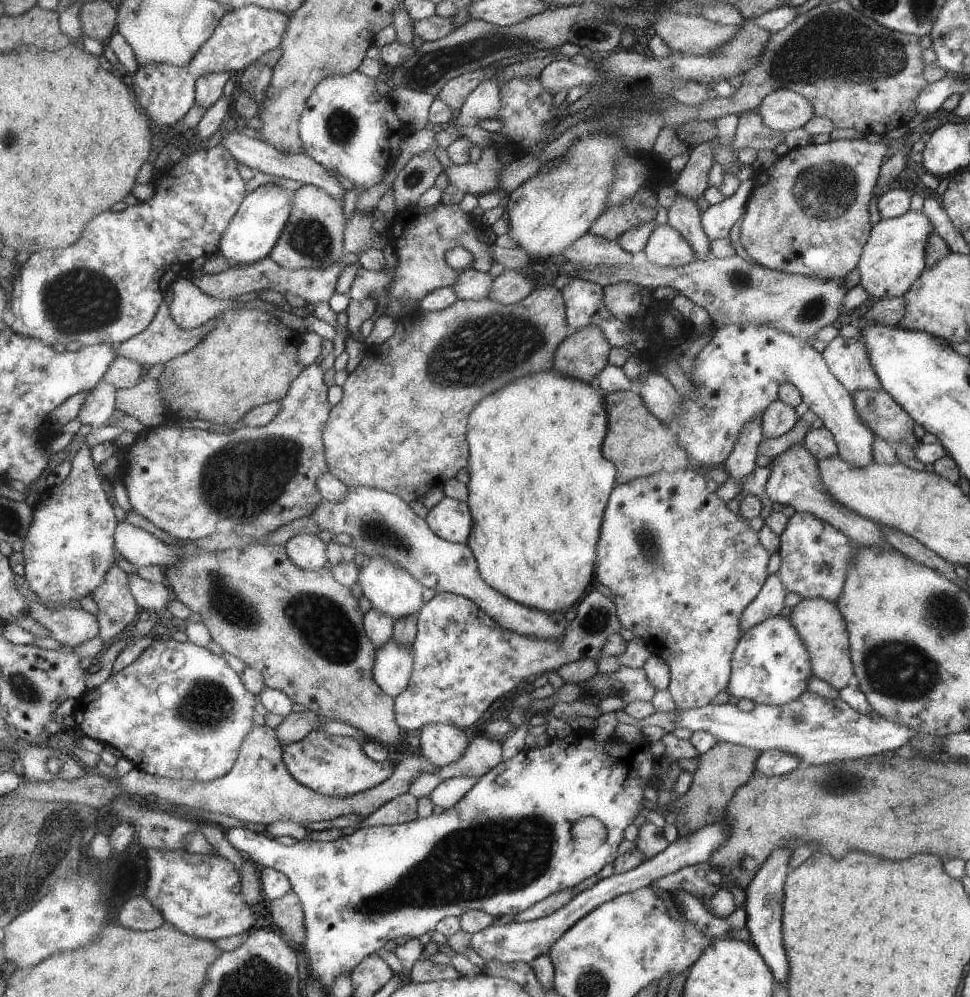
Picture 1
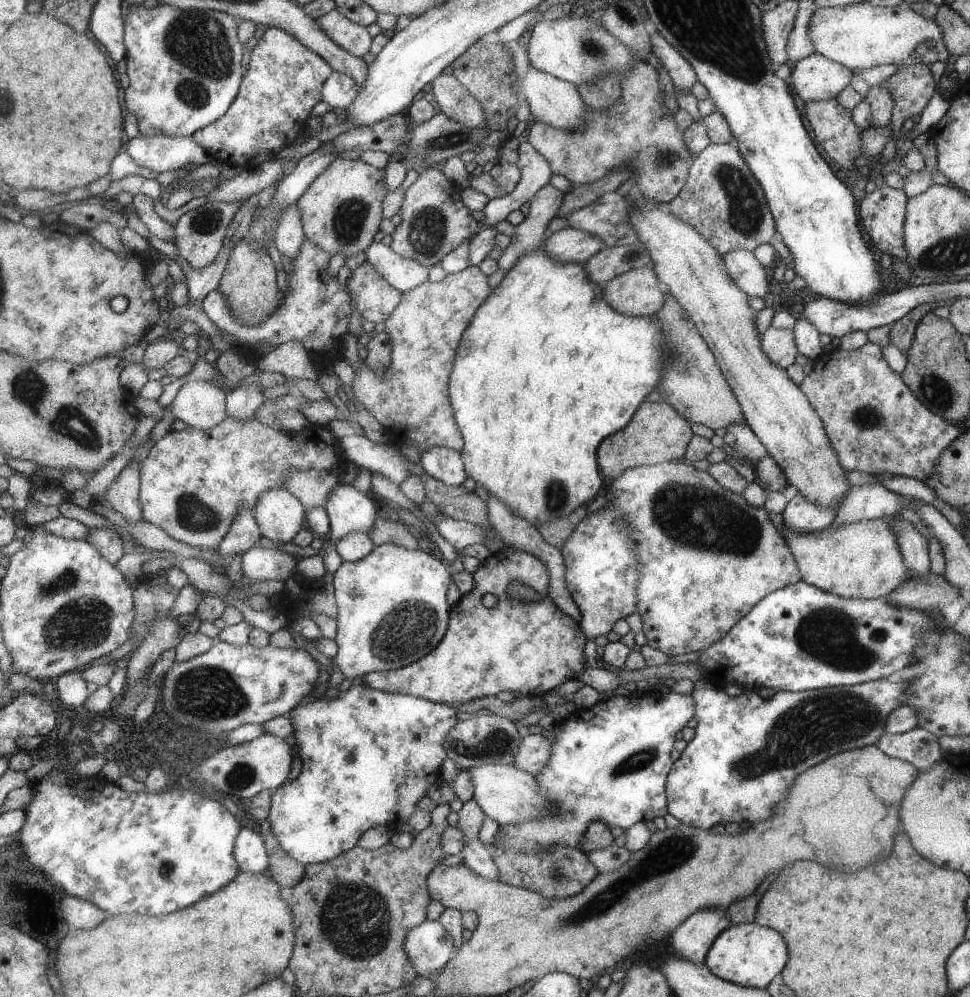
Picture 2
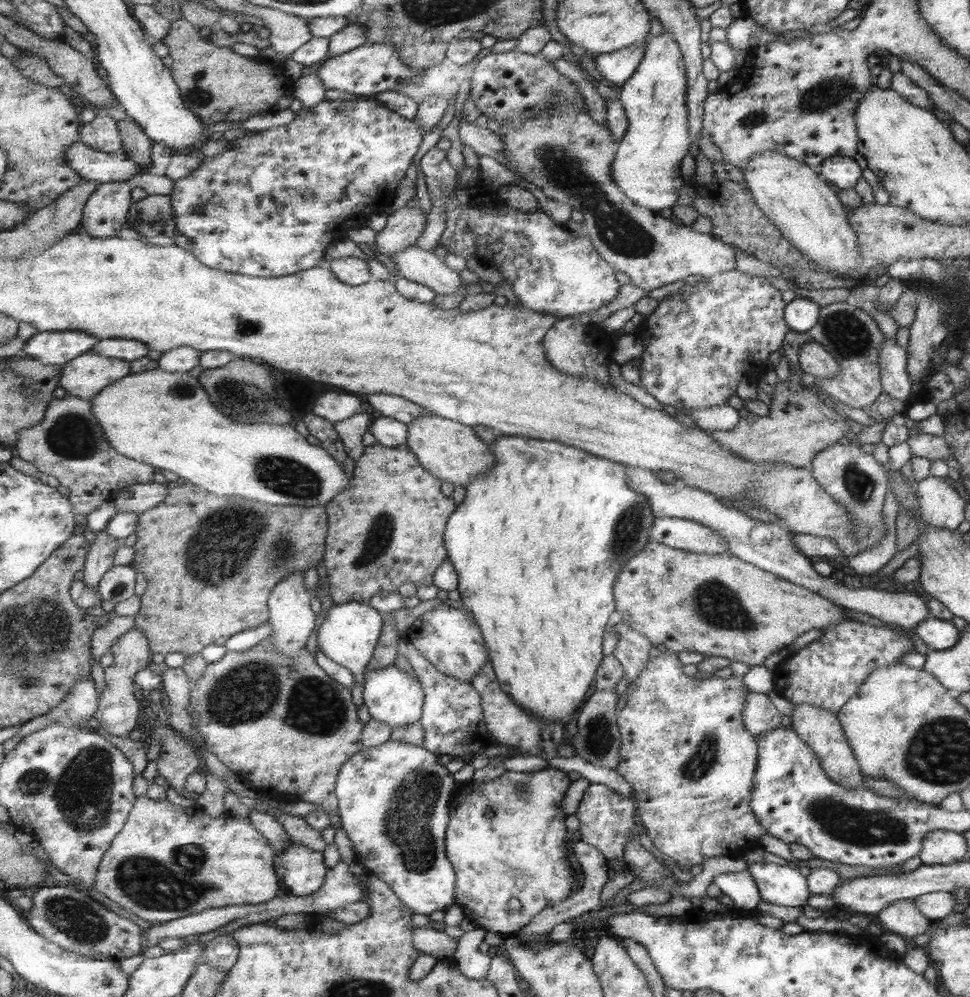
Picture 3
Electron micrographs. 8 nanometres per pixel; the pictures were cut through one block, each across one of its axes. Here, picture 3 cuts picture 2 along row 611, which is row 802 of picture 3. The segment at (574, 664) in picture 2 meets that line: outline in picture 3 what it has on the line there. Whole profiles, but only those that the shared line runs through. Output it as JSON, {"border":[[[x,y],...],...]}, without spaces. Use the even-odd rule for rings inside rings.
{"border":[[[547,768],[541,772],[507,772],[505,776],[487,782],[475,784],[473,780],[463,784],[455,792],[455,804],[451,810],[451,824],[447,834],[447,854],[457,870],[457,904],[465,910],[465,918],[471,916],[481,930],[499,932],[509,938],[515,938],[527,924],[531,924],[543,910],[549,908],[549,900],[561,902],[571,896],[573,868],[567,862],[567,842],[571,832],[565,826],[563,802],[573,786],[569,772]],[[519,784],[527,784],[525,792],[519,792]],[[487,810],[495,810],[493,818],[487,818]],[[511,898],[517,898],[525,908],[521,912],[509,912],[507,904]]]}

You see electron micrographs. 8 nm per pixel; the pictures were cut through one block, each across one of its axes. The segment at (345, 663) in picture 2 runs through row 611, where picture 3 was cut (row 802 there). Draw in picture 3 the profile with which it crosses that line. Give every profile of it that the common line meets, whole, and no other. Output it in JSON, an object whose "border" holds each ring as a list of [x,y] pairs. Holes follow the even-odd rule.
{"border":[[[393,740],[353,756],[343,766],[337,782],[343,828],[355,844],[359,864],[363,864],[369,874],[387,882],[401,902],[415,910],[415,914],[431,916],[437,910],[445,912],[449,906],[457,904],[457,870],[447,854],[447,834],[457,788],[455,784],[453,774],[439,764],[439,756],[421,746]]]}

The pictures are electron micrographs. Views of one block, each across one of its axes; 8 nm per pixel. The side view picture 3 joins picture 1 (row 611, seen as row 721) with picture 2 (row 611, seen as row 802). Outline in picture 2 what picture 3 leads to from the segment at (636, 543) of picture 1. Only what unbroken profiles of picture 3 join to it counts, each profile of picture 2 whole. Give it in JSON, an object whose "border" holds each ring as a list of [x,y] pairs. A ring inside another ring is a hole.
{"border":[[[685,460],[683,462],[665,462],[665,464],[655,464],[655,466],[629,468],[617,480],[607,484],[607,490],[603,492],[603,496],[607,496],[607,494],[609,494],[609,504],[605,508],[613,510],[617,520],[621,520],[629,526],[629,532],[631,532],[629,538],[637,546],[637,560],[643,566],[641,568],[641,580],[639,580],[639,586],[637,586],[637,612],[643,620],[643,634],[647,638],[647,646],[661,650],[669,658],[677,656],[677,654],[707,650],[709,646],[713,646],[713,642],[719,642],[721,638],[725,638],[725,634],[729,634],[729,630],[741,618],[745,618],[753,610],[753,606],[757,606],[765,596],[801,580],[801,572],[797,572],[799,566],[795,566],[797,560],[795,560],[795,556],[791,556],[793,550],[785,546],[785,540],[781,538],[777,528],[769,522],[765,508],[755,508],[755,506],[747,504],[747,500],[743,496],[725,490],[709,472],[699,472],[699,470],[693,468],[693,464],[689,464]]]}

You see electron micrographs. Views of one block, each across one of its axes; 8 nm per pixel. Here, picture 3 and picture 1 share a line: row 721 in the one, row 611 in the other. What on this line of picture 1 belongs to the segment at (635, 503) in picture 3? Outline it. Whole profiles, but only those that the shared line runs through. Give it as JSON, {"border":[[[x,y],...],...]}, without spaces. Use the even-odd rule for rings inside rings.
{"border":[[[555,368],[551,372],[543,374],[533,374],[527,378],[519,378],[511,386],[505,386],[505,390],[499,390],[497,394],[491,394],[477,406],[473,412],[473,418],[469,420],[469,444],[471,444],[471,460],[469,460],[469,506],[473,510],[475,526],[473,526],[473,536],[467,542],[471,550],[477,556],[481,576],[485,582],[499,590],[501,594],[513,598],[515,602],[521,602],[523,606],[551,612],[551,614],[565,614],[569,612],[575,604],[581,604],[581,594],[585,592],[587,584],[593,578],[593,570],[597,570],[597,544],[601,538],[601,526],[605,518],[605,510],[609,504],[609,496],[615,490],[613,484],[617,484],[615,476],[615,464],[603,458],[601,454],[601,444],[607,434],[607,410],[603,408],[603,396],[605,392],[599,390],[595,384],[583,384],[581,380],[573,380],[557,372]]]}

